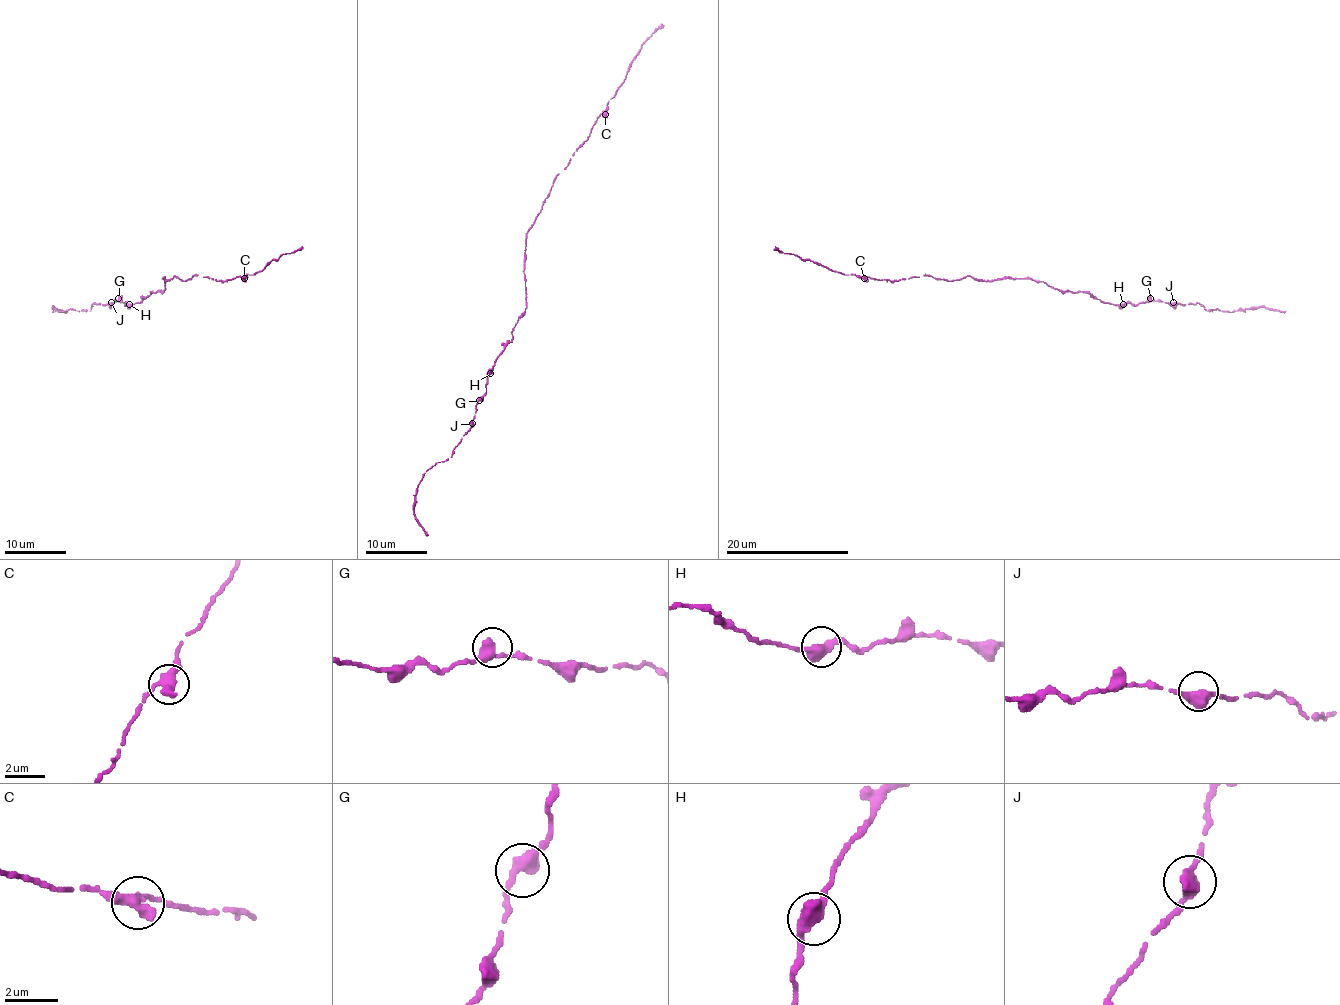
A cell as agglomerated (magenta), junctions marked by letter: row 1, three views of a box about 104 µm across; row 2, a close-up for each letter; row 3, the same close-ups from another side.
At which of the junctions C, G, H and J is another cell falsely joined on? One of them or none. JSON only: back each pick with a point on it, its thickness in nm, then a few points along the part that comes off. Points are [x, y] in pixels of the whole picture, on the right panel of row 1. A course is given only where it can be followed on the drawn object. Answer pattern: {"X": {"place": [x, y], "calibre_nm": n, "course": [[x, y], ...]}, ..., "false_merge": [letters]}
{"false_merge": []}

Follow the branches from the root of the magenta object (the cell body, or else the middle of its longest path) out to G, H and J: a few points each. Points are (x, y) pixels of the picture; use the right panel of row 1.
G: (1028, 278), (1043, 281), (1060, 290), (1089, 292), (1095, 298), (1112, 304), (1138, 304), (1150, 298)
H: (1028, 278), (1043, 281), (1060, 290), (1089, 292), (1105, 302), (1123, 304)
J: (1028, 278), (1043, 281), (1060, 290), (1089, 292), (1095, 298), (1112, 304), (1173, 302)

